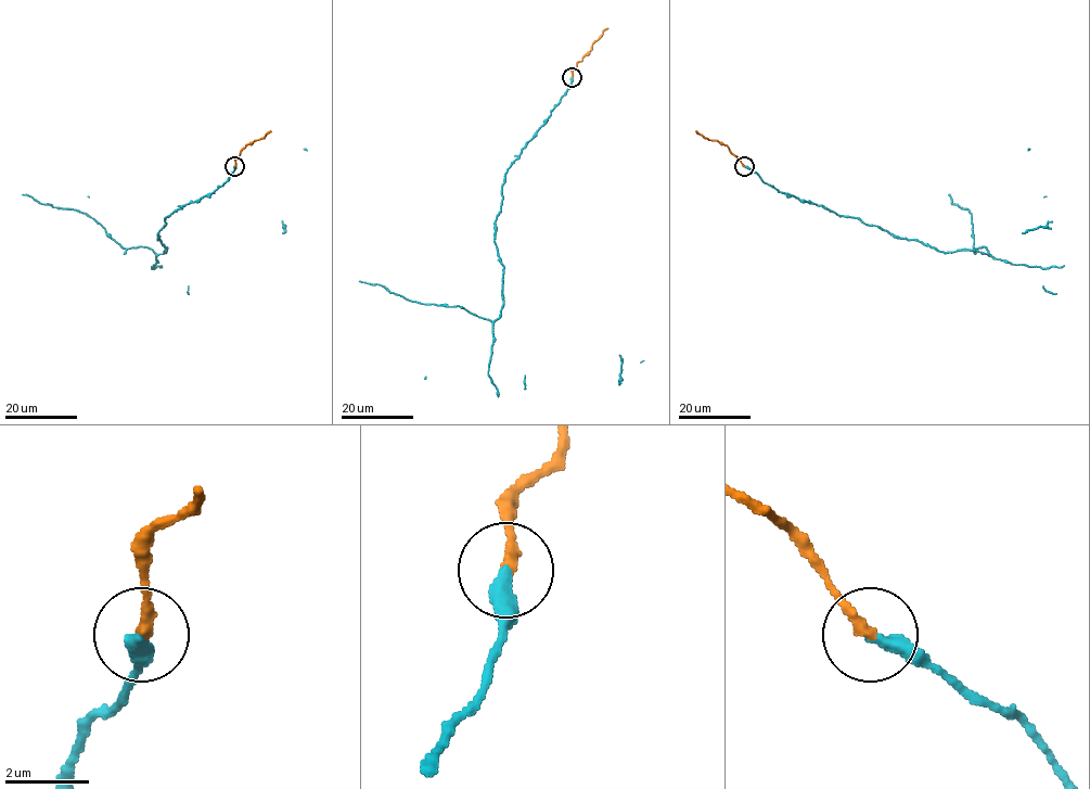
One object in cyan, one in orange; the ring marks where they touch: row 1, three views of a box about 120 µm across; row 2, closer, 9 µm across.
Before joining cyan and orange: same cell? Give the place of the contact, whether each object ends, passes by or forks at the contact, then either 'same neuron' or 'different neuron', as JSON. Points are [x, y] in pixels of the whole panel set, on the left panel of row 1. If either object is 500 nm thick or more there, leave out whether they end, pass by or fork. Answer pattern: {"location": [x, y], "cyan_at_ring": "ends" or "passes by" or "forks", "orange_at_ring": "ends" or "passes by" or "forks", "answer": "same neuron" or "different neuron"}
{"location": [234, 166], "cyan_at_ring": "ends", "orange_at_ring": "ends", "answer": "same neuron"}

